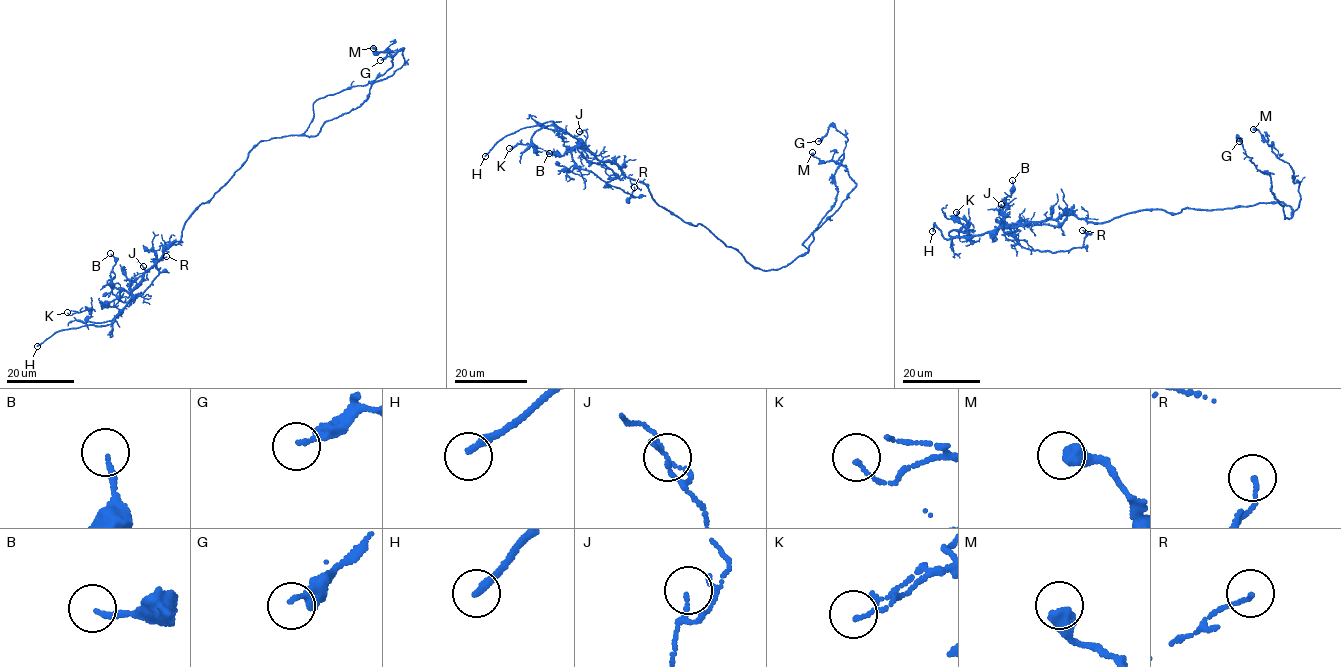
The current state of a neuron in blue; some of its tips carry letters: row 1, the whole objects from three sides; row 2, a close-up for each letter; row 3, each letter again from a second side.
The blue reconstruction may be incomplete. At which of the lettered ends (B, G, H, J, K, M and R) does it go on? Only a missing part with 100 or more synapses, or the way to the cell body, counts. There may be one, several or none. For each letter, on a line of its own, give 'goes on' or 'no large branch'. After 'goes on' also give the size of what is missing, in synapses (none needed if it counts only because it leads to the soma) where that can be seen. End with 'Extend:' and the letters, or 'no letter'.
B: no large branch
G: no large branch
H: goes on
J: no large branch
K: no large branch
M: no large branch
R: no large branch
Extend: H

